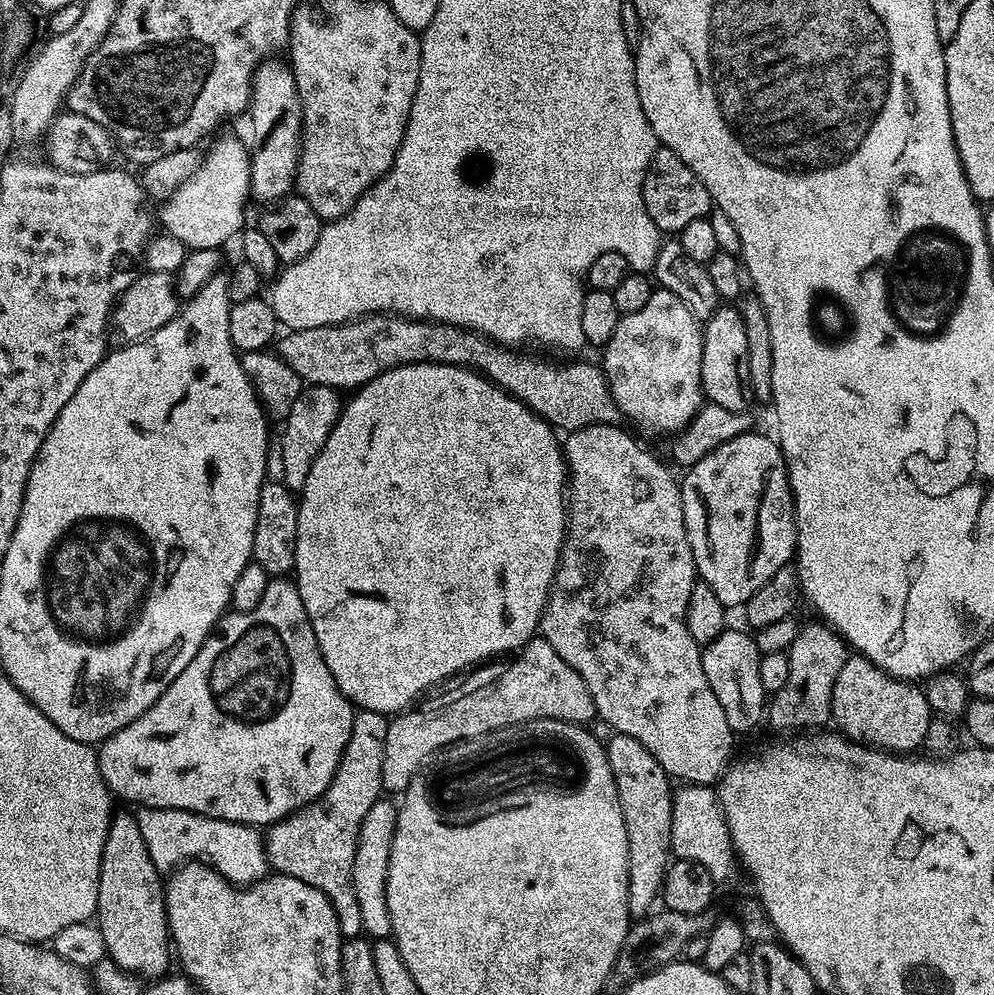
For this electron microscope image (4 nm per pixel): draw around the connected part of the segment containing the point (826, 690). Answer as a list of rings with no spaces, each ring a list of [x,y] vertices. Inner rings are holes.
[[[823,622],[808,624],[797,631],[794,642],[788,647],[788,661],[790,662],[790,674],[786,677],[786,686],[778,690],[771,697],[766,708],[766,724],[769,724],[780,734],[800,734],[805,730],[816,730],[827,725],[832,720],[832,695],[834,694],[834,681],[838,679],[838,673],[848,660],[850,649],[844,639],[833,628],[829,628]]]

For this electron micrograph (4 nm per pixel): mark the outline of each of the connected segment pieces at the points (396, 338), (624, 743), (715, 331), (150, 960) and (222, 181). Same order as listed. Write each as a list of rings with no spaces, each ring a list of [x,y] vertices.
[[[365,314],[358,320],[349,320],[347,324],[285,331],[279,337],[279,344],[278,354],[284,359],[286,366],[290,366],[290,370],[294,370],[294,374],[298,374],[305,385],[317,388],[355,390],[378,374],[403,364],[459,364],[461,368],[471,368],[479,372],[481,376],[527,404],[533,412],[561,433],[576,432],[579,428],[595,424],[619,425],[622,420],[618,406],[610,394],[603,367],[599,363],[583,364],[576,360],[573,364],[551,364],[540,356],[516,352],[520,350],[507,344],[499,344],[480,332],[471,332],[468,328],[459,328],[453,324],[440,324],[436,320],[414,320],[411,316],[395,314]]]
[[[617,732],[609,735],[606,740],[610,770],[614,774],[614,786],[618,786],[618,802],[622,802],[622,818],[626,822],[626,842],[628,843],[628,915],[632,918],[643,918],[653,911],[658,897],[664,887],[664,879],[668,873],[668,865],[672,863],[672,797],[674,784],[666,770],[638,742],[638,738],[630,738]]]
[[[721,306],[703,325],[704,345],[702,346],[702,386],[707,403],[723,406],[725,410],[747,412],[754,404],[750,386],[750,358],[746,356],[746,326],[742,326],[739,307]]]
[[[117,811],[110,822],[106,846],[102,850],[95,919],[102,930],[102,938],[106,938],[107,959],[115,962],[122,970],[141,978],[159,978],[165,975],[169,971],[168,959],[171,961],[174,956],[168,935],[164,886],[162,873],[154,866],[150,850],[146,850],[146,842],[142,842],[142,830],[138,830],[135,815],[131,811]]]
[[[217,135],[215,139],[211,141],[211,143],[213,142],[212,149],[209,150],[208,154],[206,152],[203,155],[201,164],[199,165],[199,167],[196,168],[194,174],[190,174],[190,178],[188,178],[186,182],[184,182],[182,186],[178,188],[175,194],[168,197],[167,200],[163,201],[163,203],[159,205],[160,216],[158,212],[158,218],[159,221],[160,218],[162,220],[162,224],[164,226],[163,231],[167,233],[167,235],[173,236],[174,239],[178,239],[179,242],[184,243],[188,250],[194,248],[215,248],[217,250],[223,249],[223,244],[226,243],[232,235],[234,235],[233,237],[235,237],[237,233],[239,233],[241,229],[245,227],[246,224],[246,221],[244,221],[244,207],[247,206],[248,200],[250,201],[250,193],[252,191],[252,187],[250,186],[250,166],[252,165],[250,148],[249,145],[244,145],[243,142],[240,141],[239,138],[236,136],[219,136],[220,135]]]

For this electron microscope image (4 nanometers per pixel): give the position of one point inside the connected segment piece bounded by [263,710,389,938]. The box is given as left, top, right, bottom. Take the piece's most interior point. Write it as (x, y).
(316, 844)

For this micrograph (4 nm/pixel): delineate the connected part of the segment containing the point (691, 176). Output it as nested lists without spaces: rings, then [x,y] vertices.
[[[663,146],[657,147],[646,170],[642,198],[646,214],[654,218],[654,226],[658,226],[664,234],[679,234],[686,226],[690,226],[690,222],[705,219],[714,208],[710,194],[706,186],[702,186],[698,174],[694,174],[694,170],[690,170],[690,166],[686,166],[686,162],[674,154],[674,150]]]

